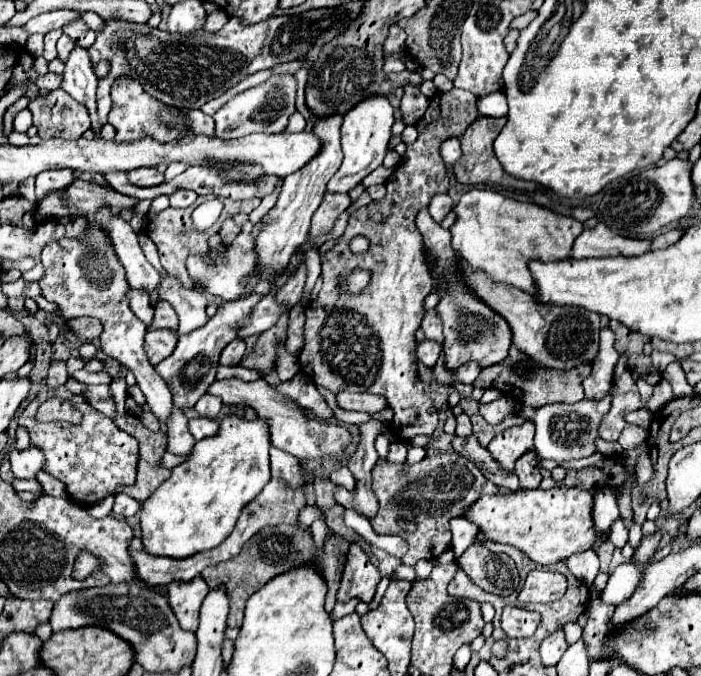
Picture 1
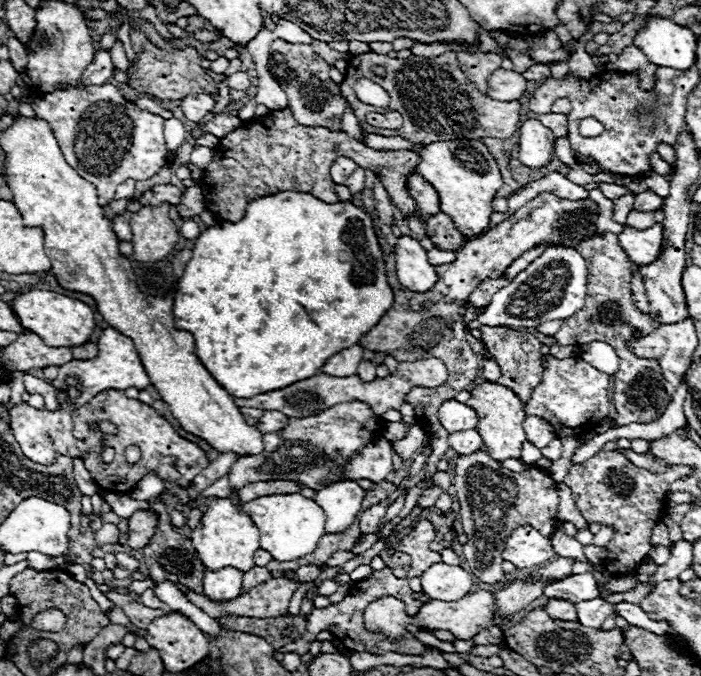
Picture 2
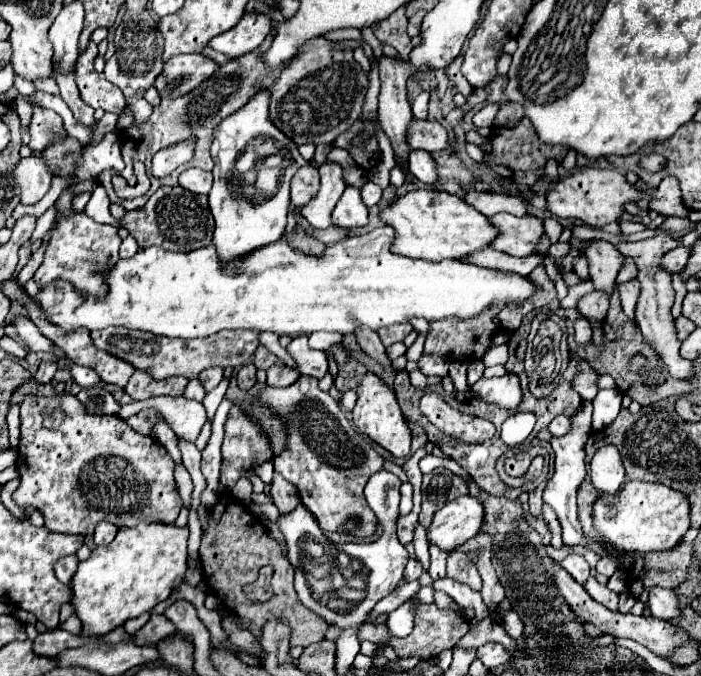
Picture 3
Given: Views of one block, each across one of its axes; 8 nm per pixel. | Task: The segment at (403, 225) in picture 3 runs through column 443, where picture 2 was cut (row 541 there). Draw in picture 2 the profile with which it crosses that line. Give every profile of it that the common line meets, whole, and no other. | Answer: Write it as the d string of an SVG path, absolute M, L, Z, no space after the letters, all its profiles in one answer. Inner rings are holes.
M214 498L198 528L192 530L190 540L198 552L198 556L202 558L202 564L206 566L206 570L222 570L226 566L234 566L236 570L248 572L254 566L254 552L260 548L260 532L254 526L254 522L240 514L234 508L234 502L228 498Z

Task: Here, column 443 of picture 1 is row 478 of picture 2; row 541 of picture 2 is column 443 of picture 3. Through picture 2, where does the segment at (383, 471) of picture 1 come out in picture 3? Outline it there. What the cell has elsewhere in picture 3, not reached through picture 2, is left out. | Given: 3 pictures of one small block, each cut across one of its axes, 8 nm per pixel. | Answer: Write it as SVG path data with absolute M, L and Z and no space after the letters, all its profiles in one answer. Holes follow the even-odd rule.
M436 470L430 474L424 474L422 480L422 512L420 512L420 524L424 528L430 526L434 512L438 512L448 502L448 490L463 490L463 495L468 494L468 488L464 489L464 480L450 470Z

